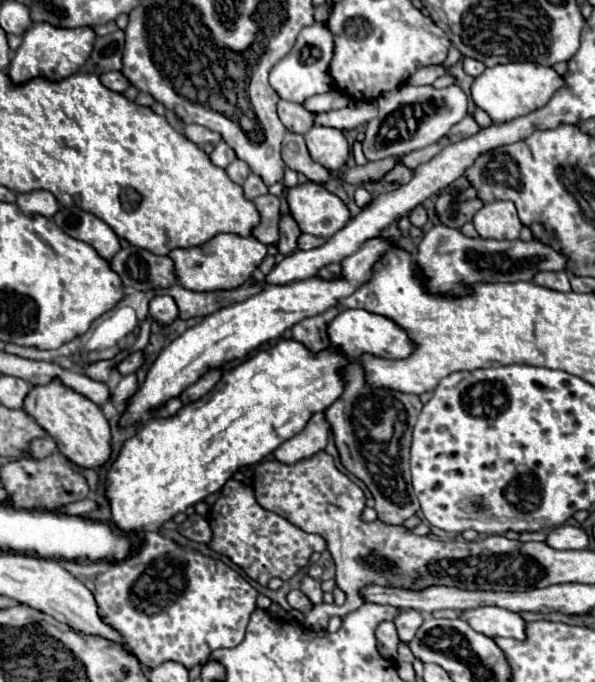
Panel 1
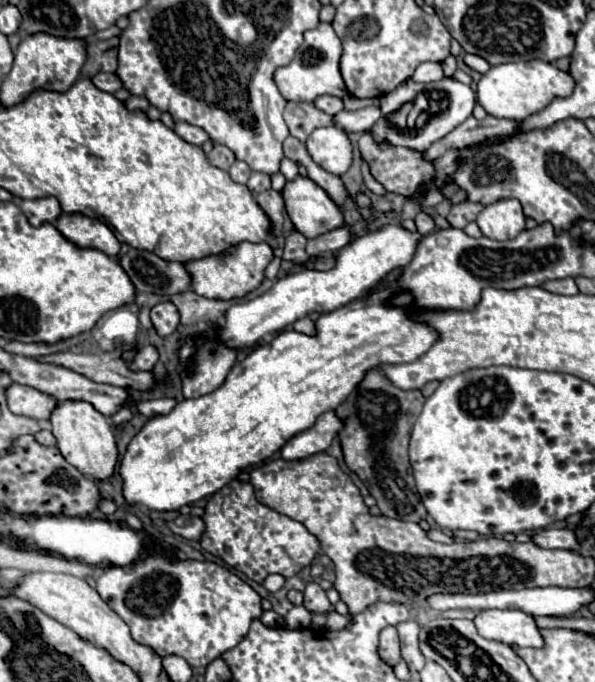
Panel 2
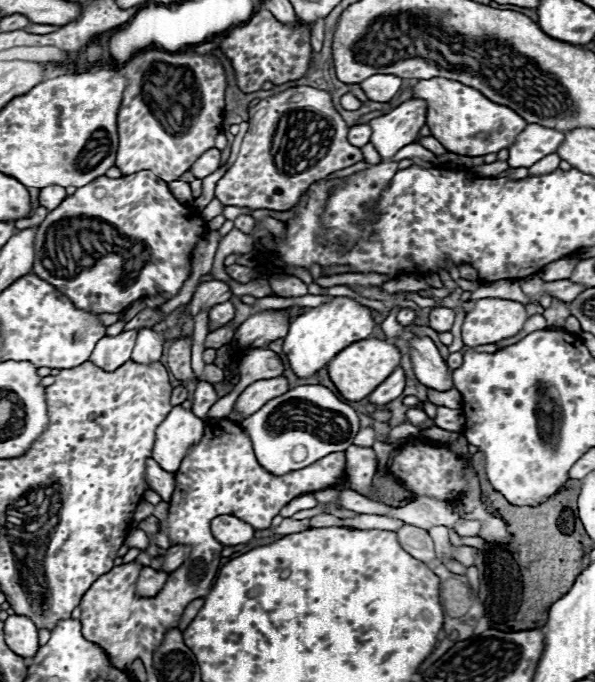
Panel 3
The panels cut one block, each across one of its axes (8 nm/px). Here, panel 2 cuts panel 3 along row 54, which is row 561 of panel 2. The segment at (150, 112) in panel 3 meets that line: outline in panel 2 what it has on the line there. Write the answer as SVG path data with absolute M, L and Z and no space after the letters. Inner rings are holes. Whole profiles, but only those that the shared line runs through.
M154 544L152 554L128 564L110 566L96 578L100 598L130 626L130 634L138 644L150 646L158 656L182 656L190 666L208 666L222 652L240 644L254 618L262 616L260 596L244 580L228 568L210 560L178 560L160 544Z

